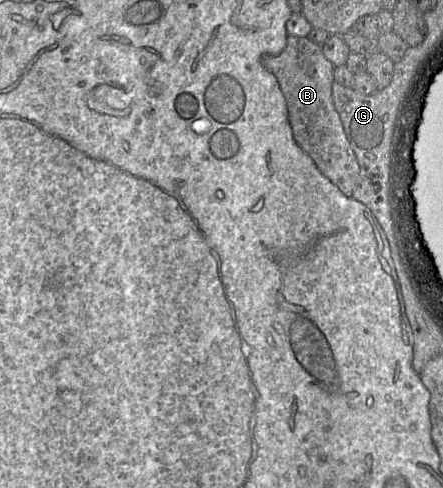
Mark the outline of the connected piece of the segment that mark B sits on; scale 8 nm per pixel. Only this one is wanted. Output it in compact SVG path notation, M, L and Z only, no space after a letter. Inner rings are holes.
M287 35L283 51L278 56L263 55L261 64L276 77L279 83L286 100L289 122L297 144L310 156L325 177L336 185L345 196L351 197L358 180L359 164L346 138L339 114L334 107L332 99L333 64L324 57L321 47L307 37L290 35Z

